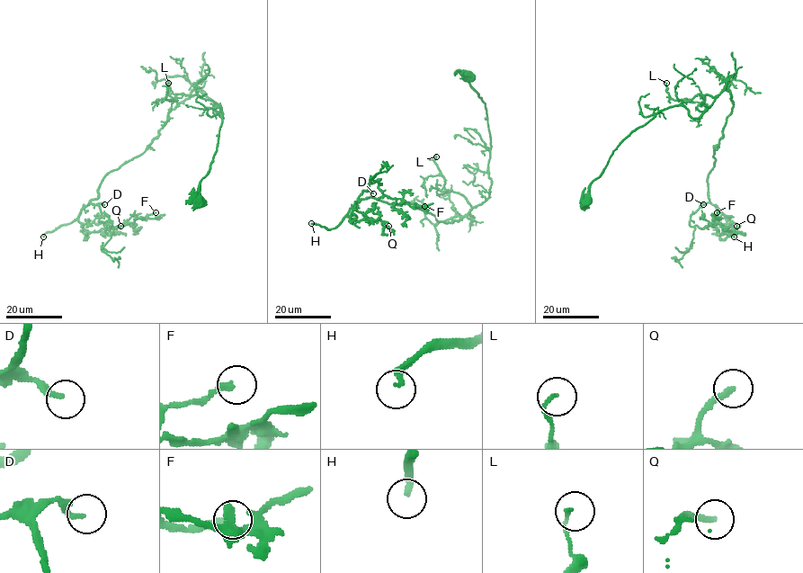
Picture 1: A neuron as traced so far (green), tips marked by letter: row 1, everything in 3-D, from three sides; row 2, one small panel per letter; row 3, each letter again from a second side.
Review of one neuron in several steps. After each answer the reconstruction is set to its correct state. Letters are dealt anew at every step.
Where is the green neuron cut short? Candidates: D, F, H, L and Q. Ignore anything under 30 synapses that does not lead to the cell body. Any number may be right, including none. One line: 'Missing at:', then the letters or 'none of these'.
Missing at: H, Q

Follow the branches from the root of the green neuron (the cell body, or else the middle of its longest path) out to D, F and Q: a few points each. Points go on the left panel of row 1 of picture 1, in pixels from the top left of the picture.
D: (198, 201), (223, 112), (194, 89), (141, 154), (104, 176), (90, 201), (104, 204)
F: (198, 201), (223, 112), (194, 89), (90, 201), (112, 228), (156, 212)
Q: (198, 201), (223, 112), (194, 89), (141, 154), (104, 176), (78, 218), (84, 239), (120, 226)

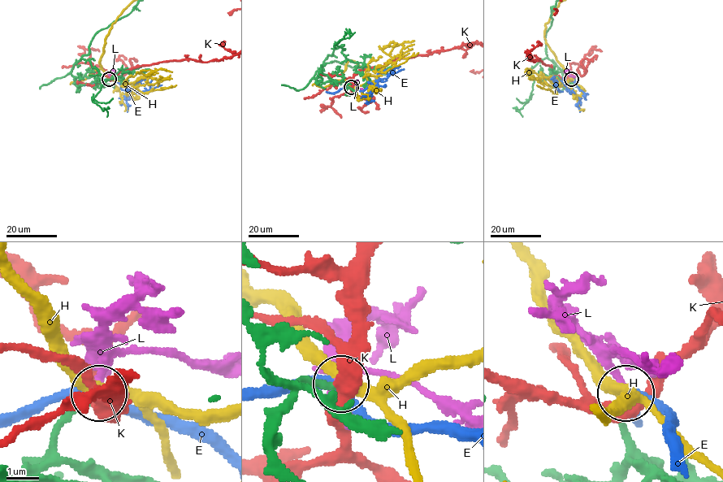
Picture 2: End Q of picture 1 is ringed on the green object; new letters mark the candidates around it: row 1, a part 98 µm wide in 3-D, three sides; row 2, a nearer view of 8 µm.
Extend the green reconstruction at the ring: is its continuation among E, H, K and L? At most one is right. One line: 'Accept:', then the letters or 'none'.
Accept: L

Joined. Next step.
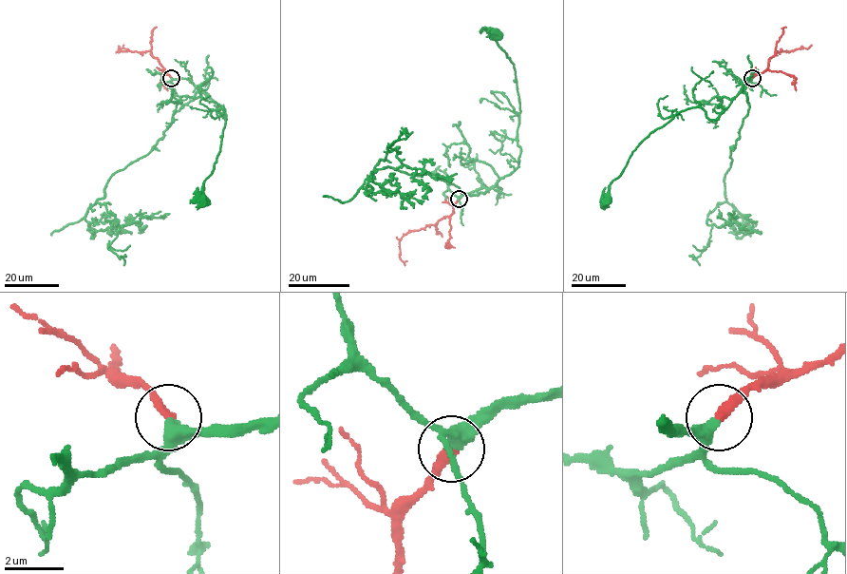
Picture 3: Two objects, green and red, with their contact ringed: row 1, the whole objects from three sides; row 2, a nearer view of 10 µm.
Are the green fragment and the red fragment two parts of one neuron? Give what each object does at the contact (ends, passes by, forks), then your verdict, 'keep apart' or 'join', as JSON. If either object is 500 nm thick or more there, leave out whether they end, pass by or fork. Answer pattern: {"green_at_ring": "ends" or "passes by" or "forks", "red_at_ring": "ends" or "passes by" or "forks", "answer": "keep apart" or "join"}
{"green_at_ring": "passes by", "red_at_ring": "ends", "answer": "join"}

